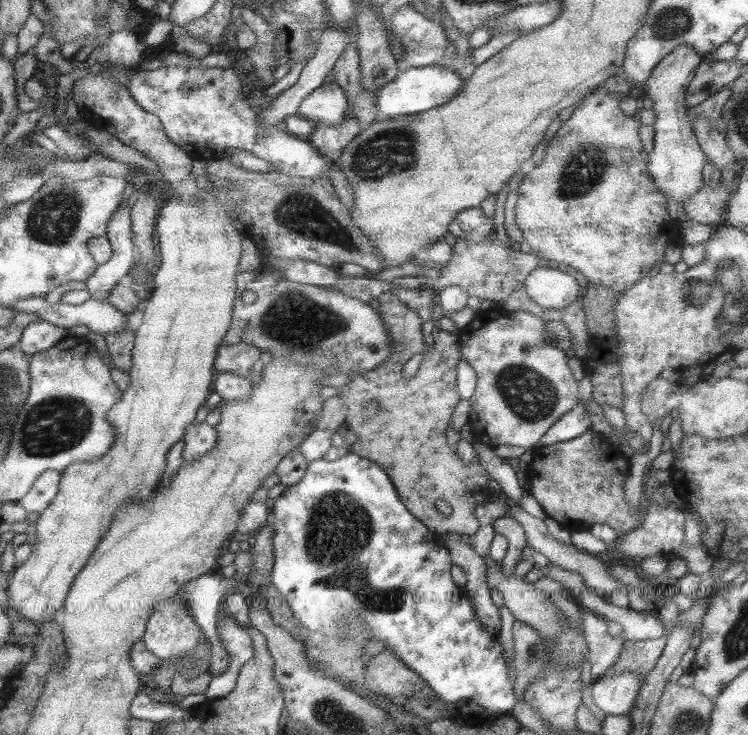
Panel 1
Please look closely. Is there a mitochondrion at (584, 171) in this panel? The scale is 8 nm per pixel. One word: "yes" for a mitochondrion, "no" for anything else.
yes

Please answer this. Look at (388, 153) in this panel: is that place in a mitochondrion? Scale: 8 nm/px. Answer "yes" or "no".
yes

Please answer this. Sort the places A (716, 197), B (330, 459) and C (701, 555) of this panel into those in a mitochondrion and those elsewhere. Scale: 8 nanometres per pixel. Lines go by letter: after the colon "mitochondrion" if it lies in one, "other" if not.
A: other
B: other
C: other

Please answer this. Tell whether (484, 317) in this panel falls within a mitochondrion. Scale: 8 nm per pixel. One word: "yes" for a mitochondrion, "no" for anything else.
no

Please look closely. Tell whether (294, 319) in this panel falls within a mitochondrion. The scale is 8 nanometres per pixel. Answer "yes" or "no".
yes

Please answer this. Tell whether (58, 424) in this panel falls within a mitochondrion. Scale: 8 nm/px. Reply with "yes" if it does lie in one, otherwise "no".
yes

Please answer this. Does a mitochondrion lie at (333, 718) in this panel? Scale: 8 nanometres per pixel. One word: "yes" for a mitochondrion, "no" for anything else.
yes

